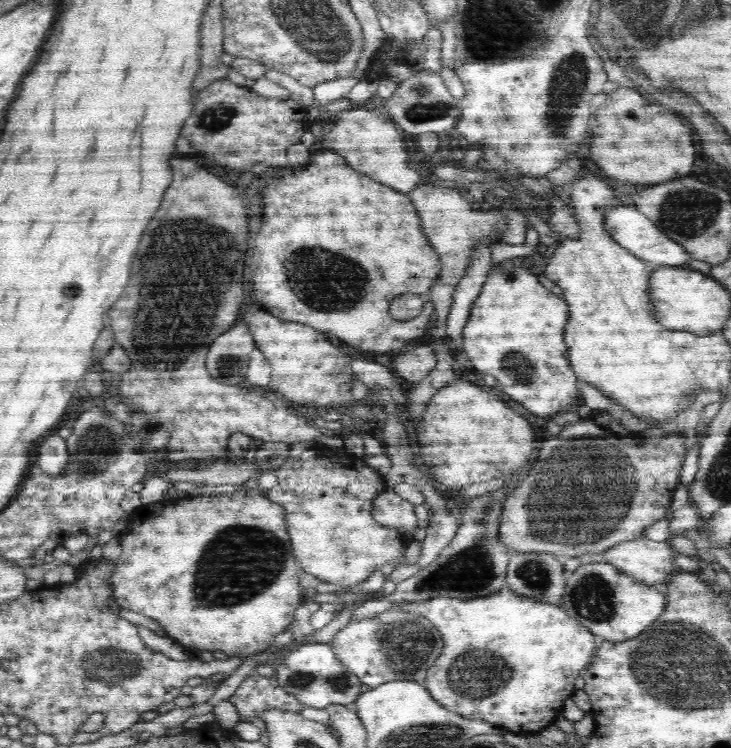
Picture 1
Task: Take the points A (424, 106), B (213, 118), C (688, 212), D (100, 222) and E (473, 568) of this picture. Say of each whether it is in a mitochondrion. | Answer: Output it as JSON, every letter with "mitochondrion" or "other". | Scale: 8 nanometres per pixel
{"A":"mitochondrion","B":"mitochondrion","C":"mitochondrion","D":"other","E":"mitochondrion"}

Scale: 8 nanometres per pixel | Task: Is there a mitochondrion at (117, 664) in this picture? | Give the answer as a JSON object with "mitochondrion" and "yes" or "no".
{"mitochondrion":"yes"}

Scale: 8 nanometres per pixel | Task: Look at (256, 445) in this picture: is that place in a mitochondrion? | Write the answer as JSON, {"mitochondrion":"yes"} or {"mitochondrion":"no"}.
{"mitochondrion":"no"}

